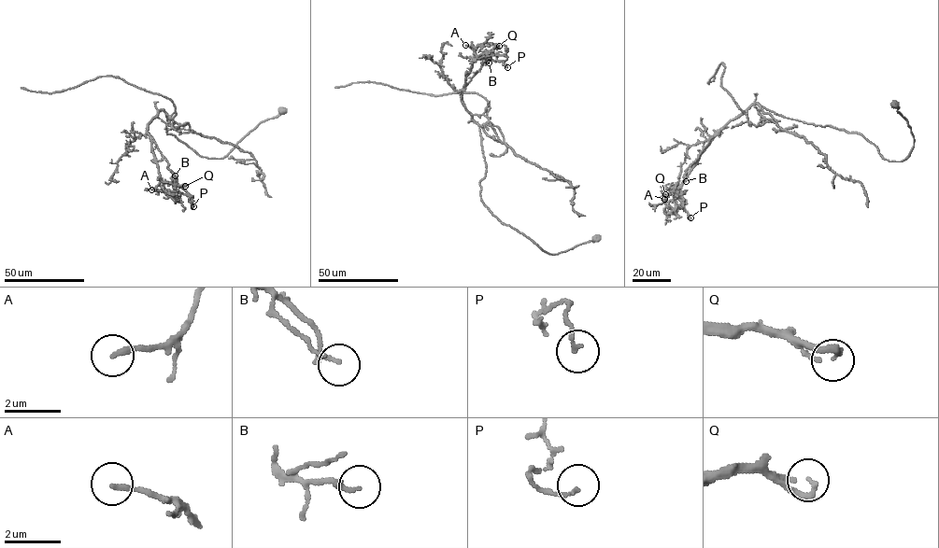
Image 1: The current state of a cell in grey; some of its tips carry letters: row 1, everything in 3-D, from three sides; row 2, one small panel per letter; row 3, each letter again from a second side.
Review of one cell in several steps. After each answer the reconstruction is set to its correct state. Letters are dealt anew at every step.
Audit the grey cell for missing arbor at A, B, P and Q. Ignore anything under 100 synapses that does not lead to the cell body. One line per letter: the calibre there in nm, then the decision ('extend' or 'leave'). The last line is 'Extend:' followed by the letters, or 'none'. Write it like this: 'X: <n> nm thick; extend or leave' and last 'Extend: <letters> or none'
A: 190 nm thick; leave
B: 160 nm thick; leave
P: 140 nm thick; leave
Q: 190 nm thick; leave
Extend: none

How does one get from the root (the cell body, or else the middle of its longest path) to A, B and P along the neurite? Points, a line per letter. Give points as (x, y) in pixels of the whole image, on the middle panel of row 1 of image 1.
A: (596, 238), (550, 254), (484, 204), (479, 125), (462, 94), (474, 58), (465, 45)
B: (596, 238), (550, 254), (484, 204), (479, 125), (462, 91), (481, 63), (489, 63)
P: (596, 238), (550, 254), (503, 224), (481, 200), (481, 137), (462, 91), (476, 59), (504, 61), (507, 67)

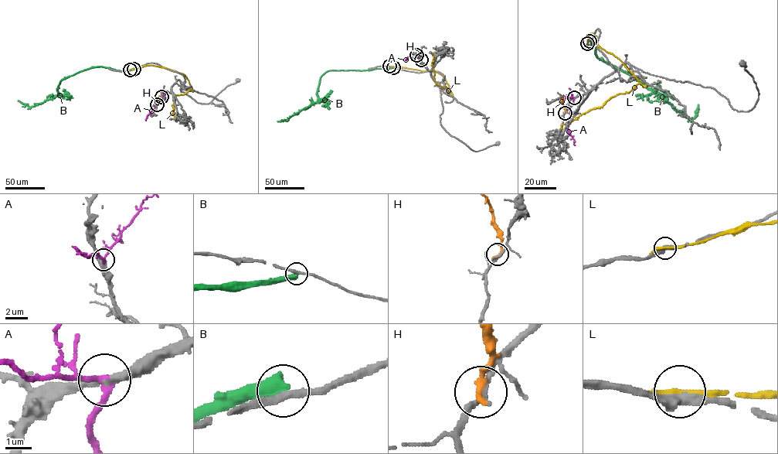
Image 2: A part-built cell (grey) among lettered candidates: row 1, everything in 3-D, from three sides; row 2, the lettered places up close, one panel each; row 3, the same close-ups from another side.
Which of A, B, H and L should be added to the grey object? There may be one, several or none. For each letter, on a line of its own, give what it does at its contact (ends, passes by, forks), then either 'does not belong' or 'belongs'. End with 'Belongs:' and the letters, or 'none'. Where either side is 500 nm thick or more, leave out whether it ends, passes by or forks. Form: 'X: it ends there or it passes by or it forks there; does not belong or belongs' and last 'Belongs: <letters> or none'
A: it passes by; belongs
B: does not belong
H: it ends there; does not belong
L: it passes by; does not belong
Belongs: A

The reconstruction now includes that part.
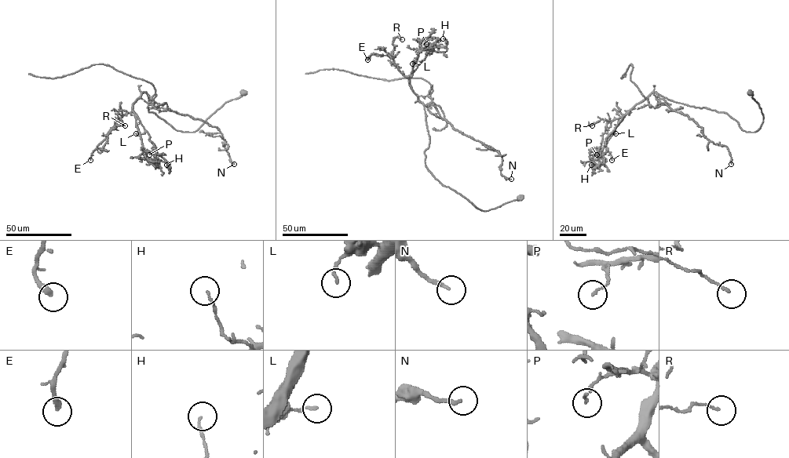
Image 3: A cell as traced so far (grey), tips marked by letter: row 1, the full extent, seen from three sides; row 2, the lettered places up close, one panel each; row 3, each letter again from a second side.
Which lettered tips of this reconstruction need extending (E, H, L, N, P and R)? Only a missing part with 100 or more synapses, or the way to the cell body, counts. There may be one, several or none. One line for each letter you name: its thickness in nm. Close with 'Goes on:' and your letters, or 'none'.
Goes on: none

